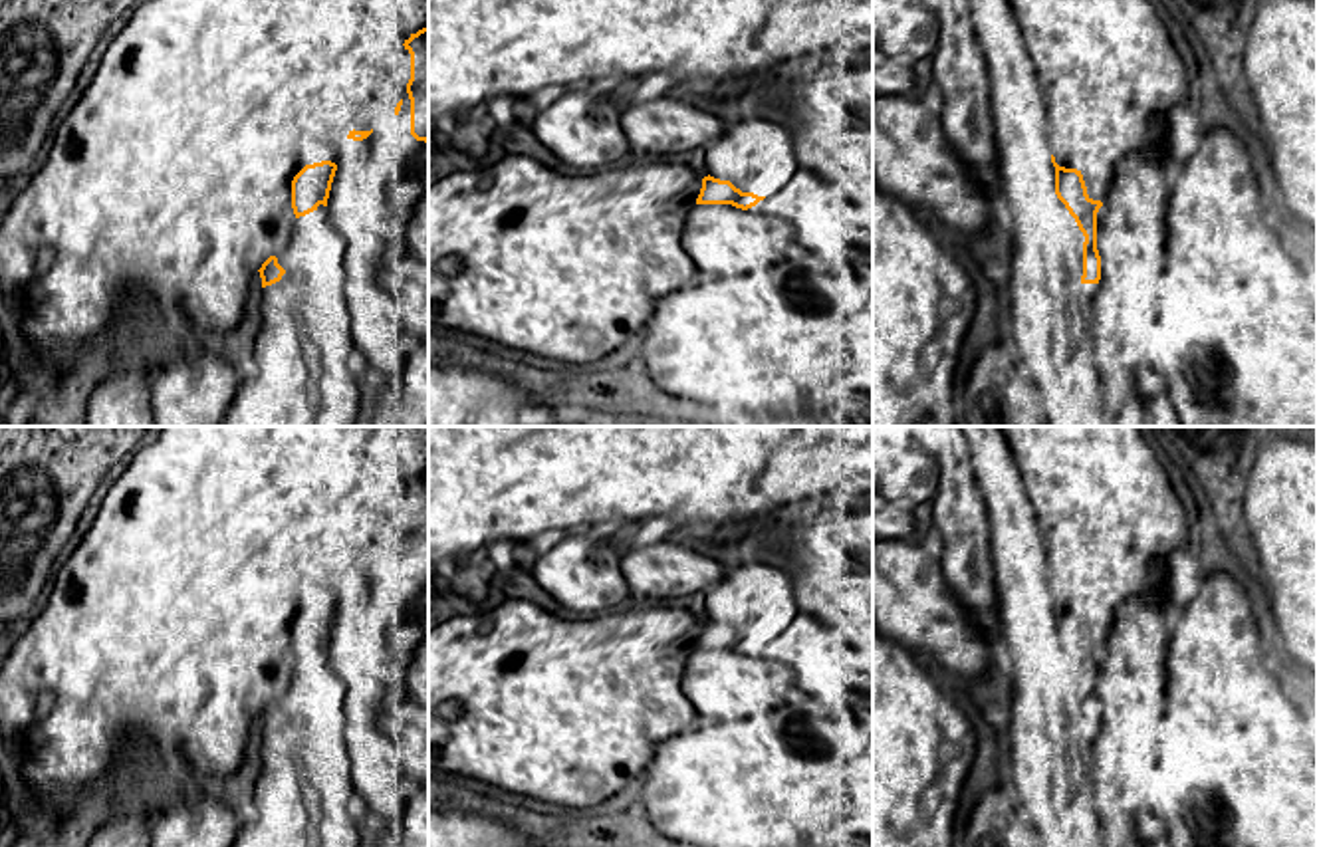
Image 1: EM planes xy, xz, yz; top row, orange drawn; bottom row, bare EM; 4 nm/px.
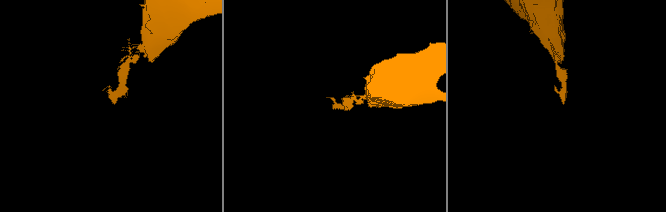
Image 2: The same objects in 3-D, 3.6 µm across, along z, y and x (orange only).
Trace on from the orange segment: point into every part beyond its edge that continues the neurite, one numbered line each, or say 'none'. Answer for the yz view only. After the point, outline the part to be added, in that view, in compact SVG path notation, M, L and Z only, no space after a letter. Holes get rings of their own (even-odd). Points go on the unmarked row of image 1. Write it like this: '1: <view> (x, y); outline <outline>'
1: yz (1109, 518); outline M1002 426L1023 476L1047 553L1055 607L1083 619L1087 639L1105 647L1121 605L1154 587L1170 603L1170 555L1186 549L1188 524L1180 498L1140 426Z

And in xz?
1: xz (570, 713); outline M508 599L450 617L428 631L428 770L573 809L609 799L651 766L660 742L698 726L682 676L700 633L702 623L678 607L565 621L532 601Z

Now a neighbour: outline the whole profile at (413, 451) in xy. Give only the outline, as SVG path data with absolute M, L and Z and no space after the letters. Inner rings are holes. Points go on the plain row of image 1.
M403 426L399 454L411 478L428 472L428 426Z

